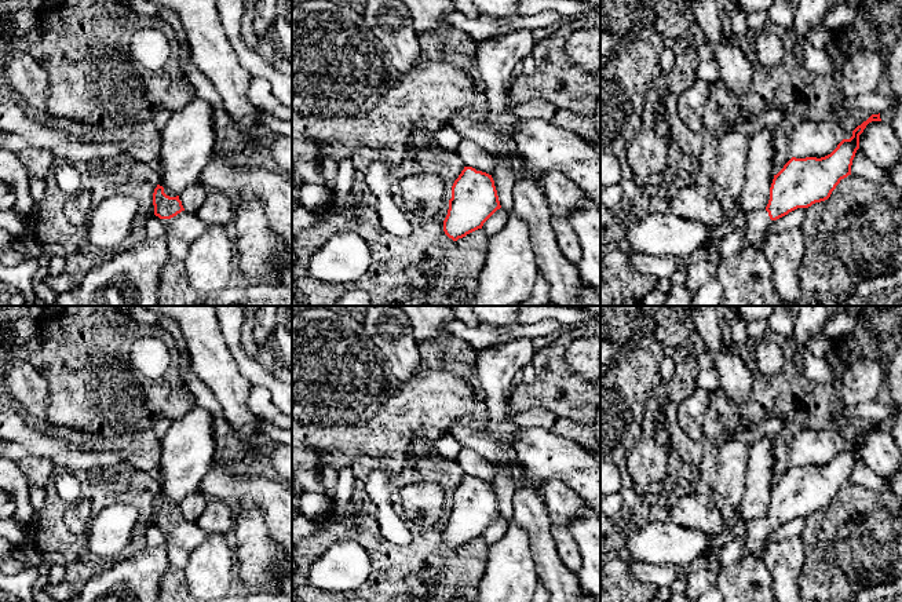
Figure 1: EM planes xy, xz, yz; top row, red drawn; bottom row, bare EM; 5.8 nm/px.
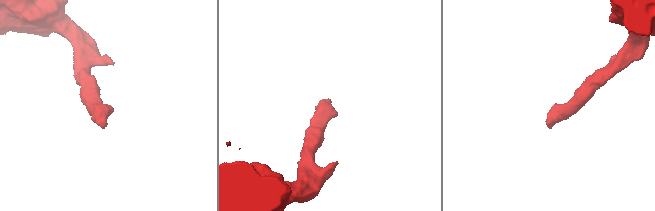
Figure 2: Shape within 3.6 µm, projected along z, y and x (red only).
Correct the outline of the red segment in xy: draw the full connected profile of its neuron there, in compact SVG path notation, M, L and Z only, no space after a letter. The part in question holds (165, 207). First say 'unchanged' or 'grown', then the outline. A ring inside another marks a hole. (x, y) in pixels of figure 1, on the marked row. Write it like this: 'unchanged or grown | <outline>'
grown | M157 185L153 193L154 215L158 216L165 227L169 258L185 262L190 245L207 230L196 214L187 212L179 196L169 197L164 187Z

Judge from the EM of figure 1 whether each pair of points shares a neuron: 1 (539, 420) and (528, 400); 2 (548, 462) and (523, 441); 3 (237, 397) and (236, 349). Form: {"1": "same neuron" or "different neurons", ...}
{"1": "different neurons", "2": "same neuron", "3": "different neurons"}

